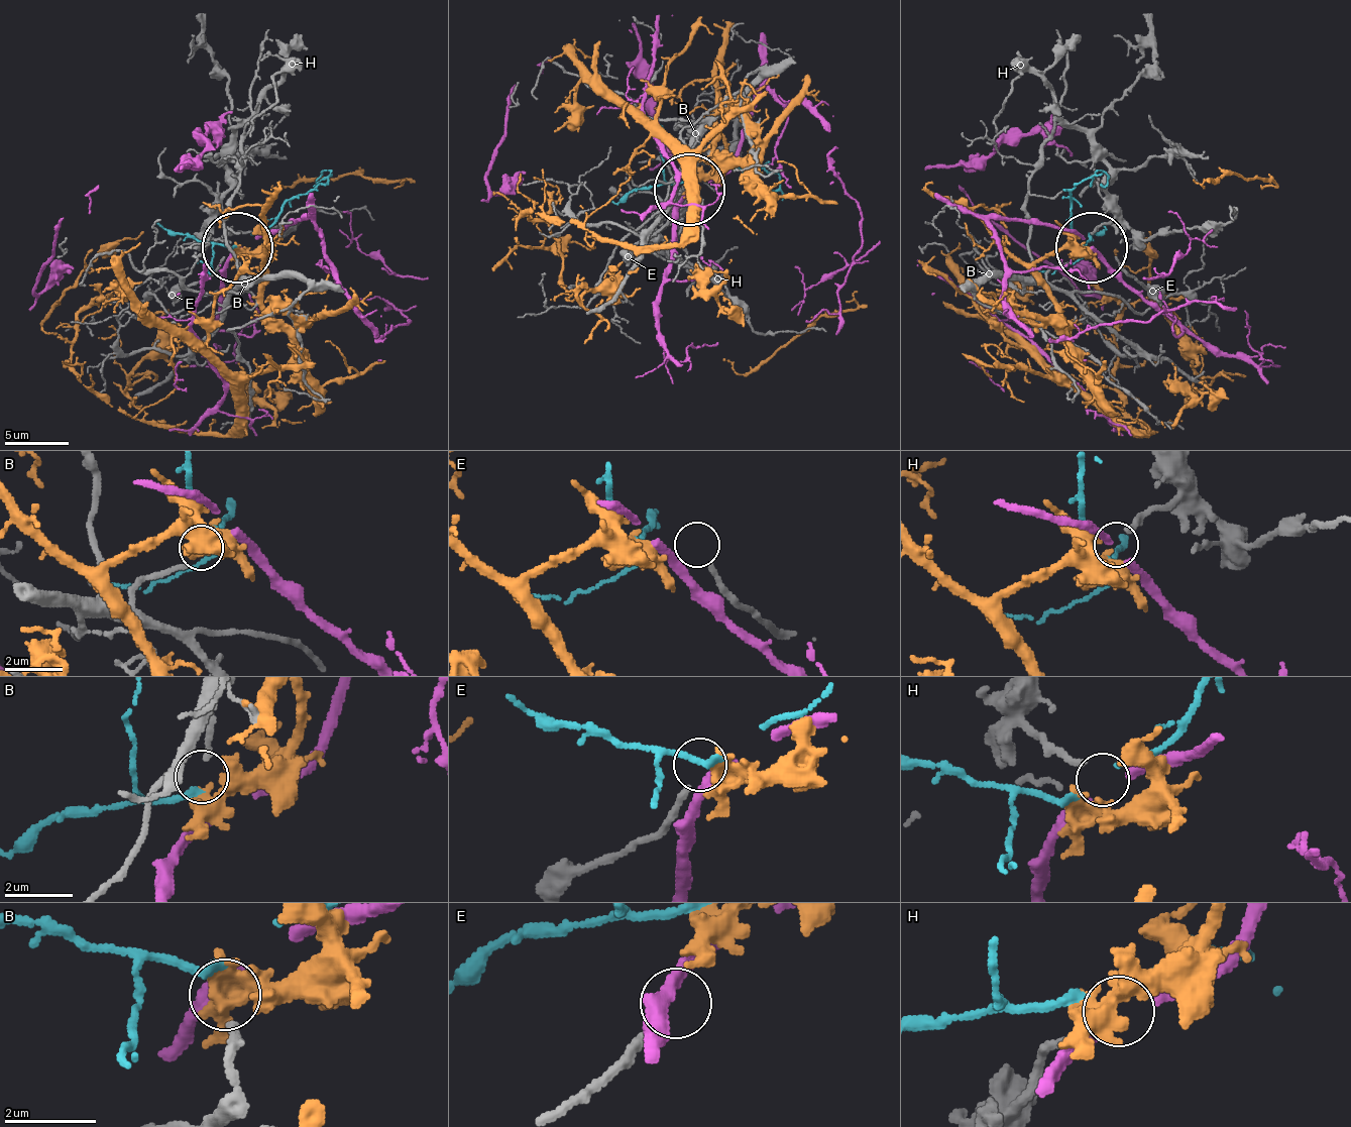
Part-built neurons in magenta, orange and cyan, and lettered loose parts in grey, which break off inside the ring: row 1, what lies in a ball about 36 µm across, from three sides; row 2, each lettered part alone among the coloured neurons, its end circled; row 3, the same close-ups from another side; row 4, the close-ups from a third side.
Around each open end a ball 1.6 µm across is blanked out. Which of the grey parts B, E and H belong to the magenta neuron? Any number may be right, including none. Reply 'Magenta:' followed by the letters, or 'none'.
Magenta: none

